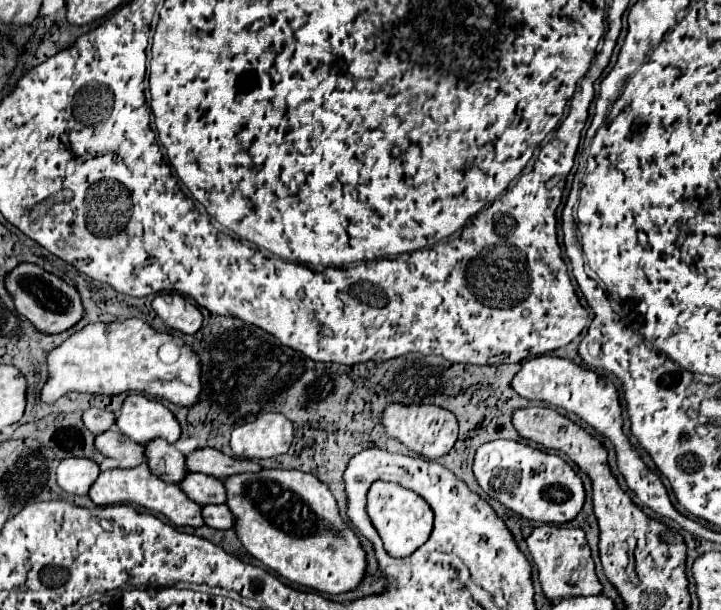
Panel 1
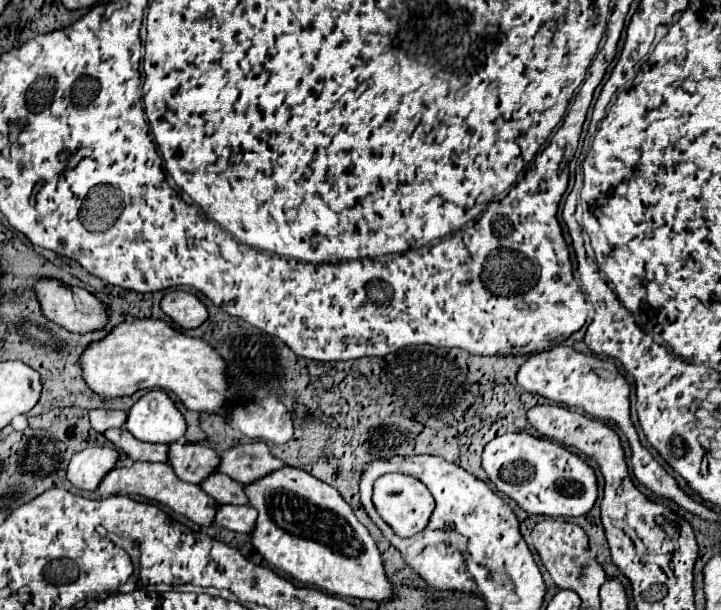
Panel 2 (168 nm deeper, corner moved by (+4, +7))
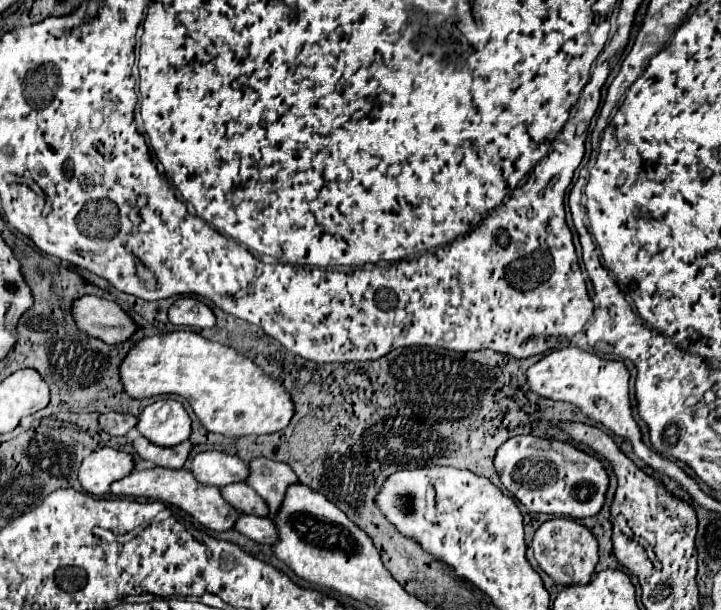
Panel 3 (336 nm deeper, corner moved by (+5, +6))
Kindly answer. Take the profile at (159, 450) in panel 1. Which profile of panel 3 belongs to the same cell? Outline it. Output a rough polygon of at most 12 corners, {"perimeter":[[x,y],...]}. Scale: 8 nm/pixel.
{"perimeter":[[203,451],[191,473],[203,485],[245,481],[249,467],[237,455]]}

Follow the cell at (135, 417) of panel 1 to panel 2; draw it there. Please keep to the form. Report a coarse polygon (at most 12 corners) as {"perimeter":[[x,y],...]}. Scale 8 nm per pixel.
{"perimeter":[[164,390],[144,394],[124,426],[138,440],[172,444],[186,434]]}

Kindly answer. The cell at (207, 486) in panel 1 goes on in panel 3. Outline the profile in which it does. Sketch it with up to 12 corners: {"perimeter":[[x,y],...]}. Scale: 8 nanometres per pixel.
{"perimeter":[[247,483],[225,485],[221,495],[239,513],[267,517],[269,507]]}

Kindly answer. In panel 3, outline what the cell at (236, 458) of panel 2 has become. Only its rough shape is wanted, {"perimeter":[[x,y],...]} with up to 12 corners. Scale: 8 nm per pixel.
{"perimeter":[[249,463],[245,483],[265,499],[271,513],[297,475],[287,463]]}

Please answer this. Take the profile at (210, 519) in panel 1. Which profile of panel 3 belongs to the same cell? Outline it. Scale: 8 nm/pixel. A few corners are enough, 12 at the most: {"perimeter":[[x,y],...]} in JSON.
{"perimeter":[[239,513],[233,529],[269,545],[277,531],[269,517]]}

